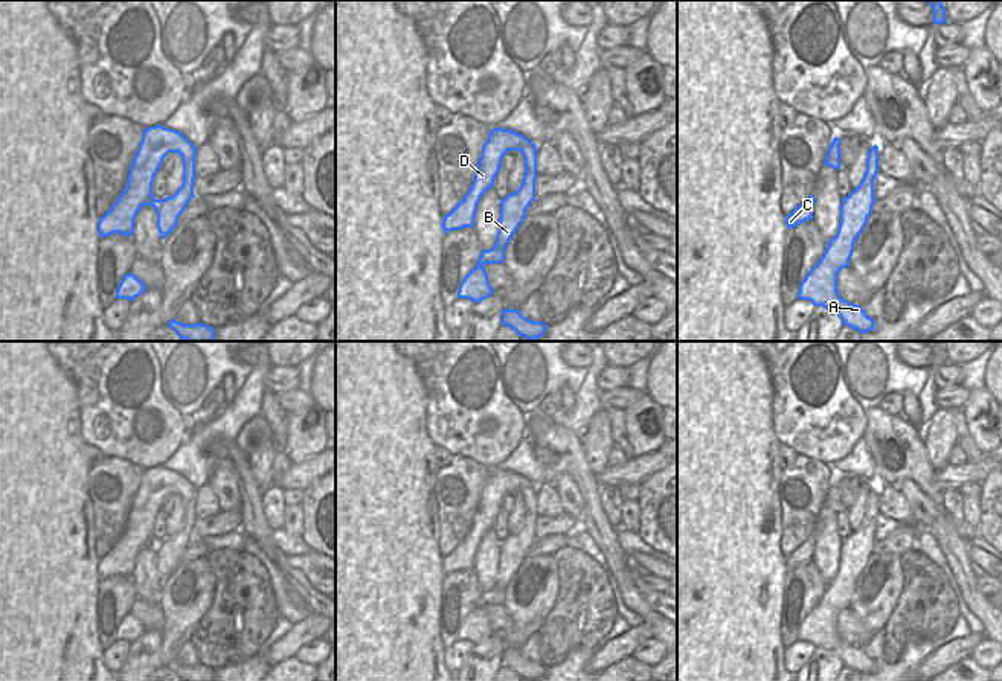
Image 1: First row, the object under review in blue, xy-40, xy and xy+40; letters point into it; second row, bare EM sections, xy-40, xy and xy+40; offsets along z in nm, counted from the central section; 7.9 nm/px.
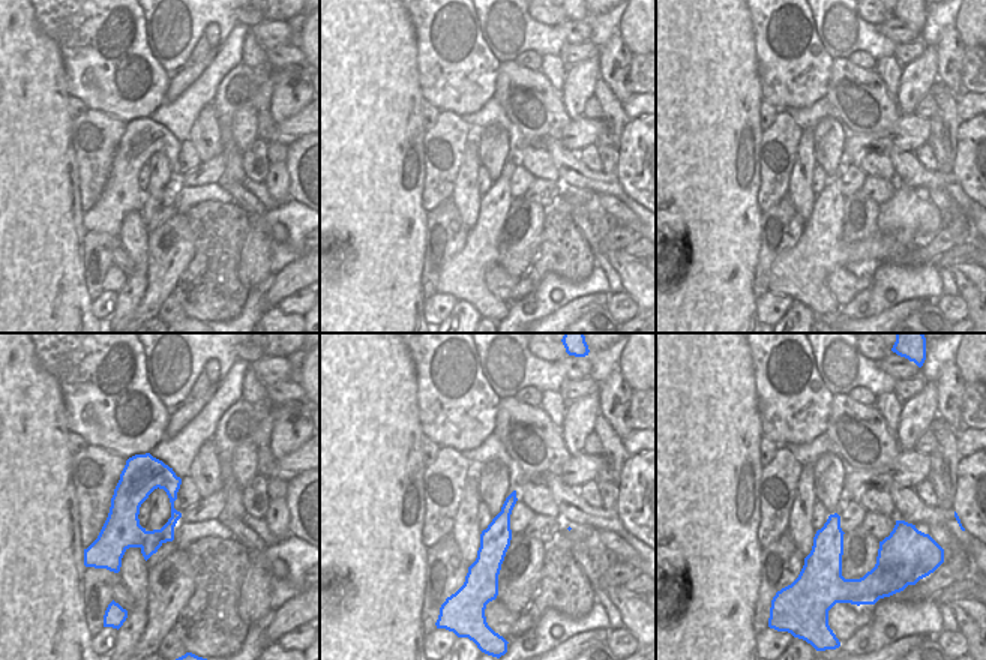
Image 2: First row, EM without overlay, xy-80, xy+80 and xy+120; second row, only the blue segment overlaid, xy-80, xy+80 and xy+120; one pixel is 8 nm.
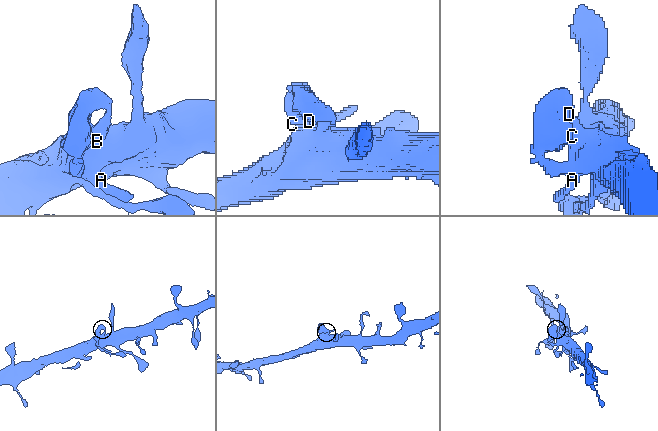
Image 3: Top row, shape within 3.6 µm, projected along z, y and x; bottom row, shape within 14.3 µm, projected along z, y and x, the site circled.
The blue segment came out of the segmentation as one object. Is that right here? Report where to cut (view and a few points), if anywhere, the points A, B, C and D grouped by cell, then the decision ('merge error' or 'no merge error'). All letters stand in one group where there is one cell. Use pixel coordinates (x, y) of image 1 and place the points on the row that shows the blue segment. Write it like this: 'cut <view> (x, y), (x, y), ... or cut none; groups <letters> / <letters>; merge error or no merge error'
cut none; groups A B C D; no merge error

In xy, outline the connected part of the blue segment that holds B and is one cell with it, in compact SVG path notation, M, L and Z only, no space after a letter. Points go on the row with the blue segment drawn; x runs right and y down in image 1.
M493 128L488 134L488 140L482 146L470 190L450 213L444 215L441 222L444 233L474 227L477 204L482 195L490 187L494 187L494 180L502 168L502 158L508 151L520 151L523 154L523 180L515 192L500 200L496 244L490 250L482 250L476 267L471 268L459 283L458 299L470 299L479 303L494 293L483 265L503 262L506 245L526 218L528 207L535 200L537 145L512 129Z

